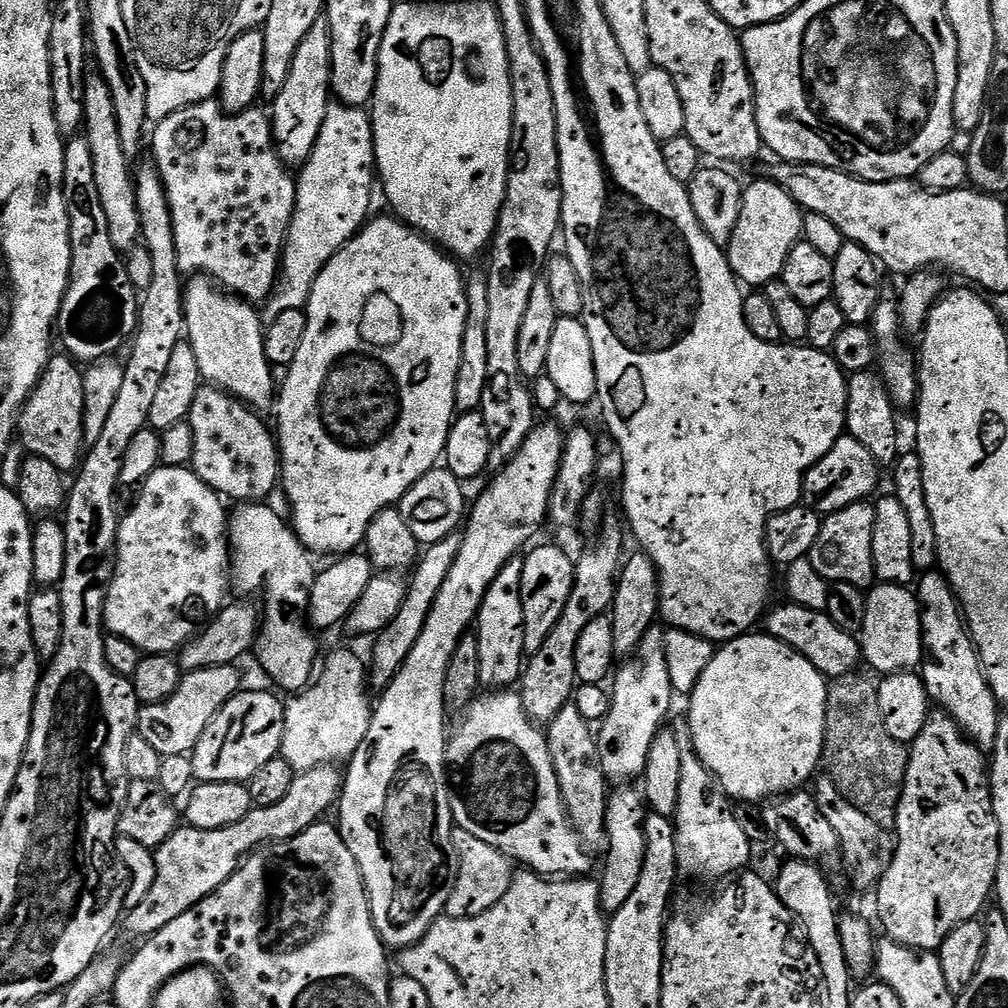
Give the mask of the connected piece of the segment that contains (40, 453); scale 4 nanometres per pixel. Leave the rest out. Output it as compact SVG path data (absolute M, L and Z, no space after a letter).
M53 355L31 396L20 409L18 440L31 455L46 458L61 474L75 473L82 463L84 442L84 374L71 355Z

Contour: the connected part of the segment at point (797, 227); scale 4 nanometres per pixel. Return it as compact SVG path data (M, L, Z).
M764 178L764 180L756 180L752 185L743 189L744 197L742 198L742 210L738 214L738 226L734 226L734 234L730 238L730 242L726 246L726 255L728 257L728 265L732 267L732 273L736 276L737 281L741 285L747 286L763 286L769 284L771 280L777 279L783 273L786 266L786 258L790 254L790 250L802 239L804 230L805 213L802 211L799 204L794 202L794 198L786 190L782 190L782 186L778 186L771 178Z

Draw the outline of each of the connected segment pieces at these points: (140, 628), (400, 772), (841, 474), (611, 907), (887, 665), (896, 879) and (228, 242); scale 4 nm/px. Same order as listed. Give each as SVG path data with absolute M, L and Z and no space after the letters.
M161 466L148 475L138 489L133 508L123 513L116 535L116 569L104 603L104 626L111 635L134 642L144 654L176 654L225 608L232 558L228 543L230 512L223 503L220 493L206 486L191 467Z
M537 423L522 450L518 450L518 454L502 471L491 477L493 480L489 482L488 489L477 498L473 508L471 505L463 529L462 550L446 582L442 582L438 598L434 598L426 626L422 626L422 634L418 634L418 642L414 642L414 650L410 650L399 674L383 689L381 696L384 697L380 704L378 700L375 705L370 730L366 730L362 746L358 746L351 760L347 761L343 791L338 801L338 827L346 846L350 846L350 854L354 854L360 867L364 888L368 892L372 924L389 949L403 950L421 940L434 921L444 915L444 907L454 890L458 849L452 841L453 793L450 791L450 772L446 767L446 670L458 642L463 636L469 635L475 625L476 615L480 613L494 578L498 578L502 569L533 543L531 540L535 538L536 531L549 519L551 496L563 460L565 437L565 433L560 433L554 425Z
M847 434L842 435L836 439L831 450L804 475L803 503L818 513L827 514L867 501L880 480L880 472L881 465L877 464L870 450L862 446L862 442Z
M620 786L608 797L608 861L604 864L604 873L598 876L600 886L600 904L605 913L611 914L622 910L626 898L638 886L638 878L642 874L642 862L646 858L646 801L644 793L636 786Z
M877 583L867 593L866 622L862 622L862 630L858 633L860 651L865 665L869 664L879 674L895 674L915 669L923 661L924 631L920 625L920 602L915 595L903 584Z
M936 710L929 715L928 721L922 726L922 734L913 740L908 753L908 769L904 779L904 790L900 799L900 806L896 811L896 853L892 856L892 865L889 863L883 872L879 883L874 889L876 895L876 912L880 915L880 924L884 927L883 935L896 944L907 948L915 948L921 952L930 952L939 949L940 944L954 931L959 924L967 920L977 919L985 911L984 903L988 896L993 895L996 887L996 868L1000 864L1000 823L994 814L992 805L992 785L990 783L990 764L980 745L972 743L960 728L960 723L947 711Z
M321 18L314 22L314 27L310 29L310 34L306 34L306 39L302 46L298 46L298 54L294 54L294 63L290 66L290 78L286 78L286 86L276 95L272 108L272 120L260 109L260 106L247 108L245 112L225 112L219 99L203 100L197 104L192 104L188 108L180 108L174 114L167 116L165 120L159 121L156 128L150 132L150 148L156 155L154 167L160 172L160 177L164 187L168 190L168 201L170 202L170 214L172 215L172 225L174 226L174 246L178 254L178 266L184 274L203 274L216 281L221 288L229 293L235 294L249 302L267 301L272 295L280 275L282 267L282 257L284 255L284 244L288 241L288 231L290 230L292 219L296 213L296 182L297 177L288 173L286 165L280 161L280 156L276 153L276 140L280 143L280 152L284 155L284 160L288 164L303 165L308 156L314 150L314 142L318 142L318 134L322 130L322 118L326 118L326 110L330 103L330 93L332 92L332 38L328 29L327 19Z

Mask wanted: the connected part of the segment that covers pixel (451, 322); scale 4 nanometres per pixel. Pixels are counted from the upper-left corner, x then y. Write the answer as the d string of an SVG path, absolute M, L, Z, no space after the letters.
M385 214L369 219L349 244L338 250L334 258L330 258L322 274L318 274L306 309L306 338L302 338L302 346L298 346L294 362L287 365L288 377L279 385L274 401L274 432L278 437L280 449L282 492L284 488L289 502L292 503L290 523L296 530L296 537L304 543L309 552L329 552L329 557L332 558L355 553L359 549L356 547L364 544L370 522L374 522L374 518L378 518L382 510L399 505L410 486L414 486L418 478L422 478L441 463L448 441L448 431L457 415L456 380L460 377L462 340L468 325L468 284L460 273L459 266L461 267L449 253L433 244L427 236L408 227L403 220Z

